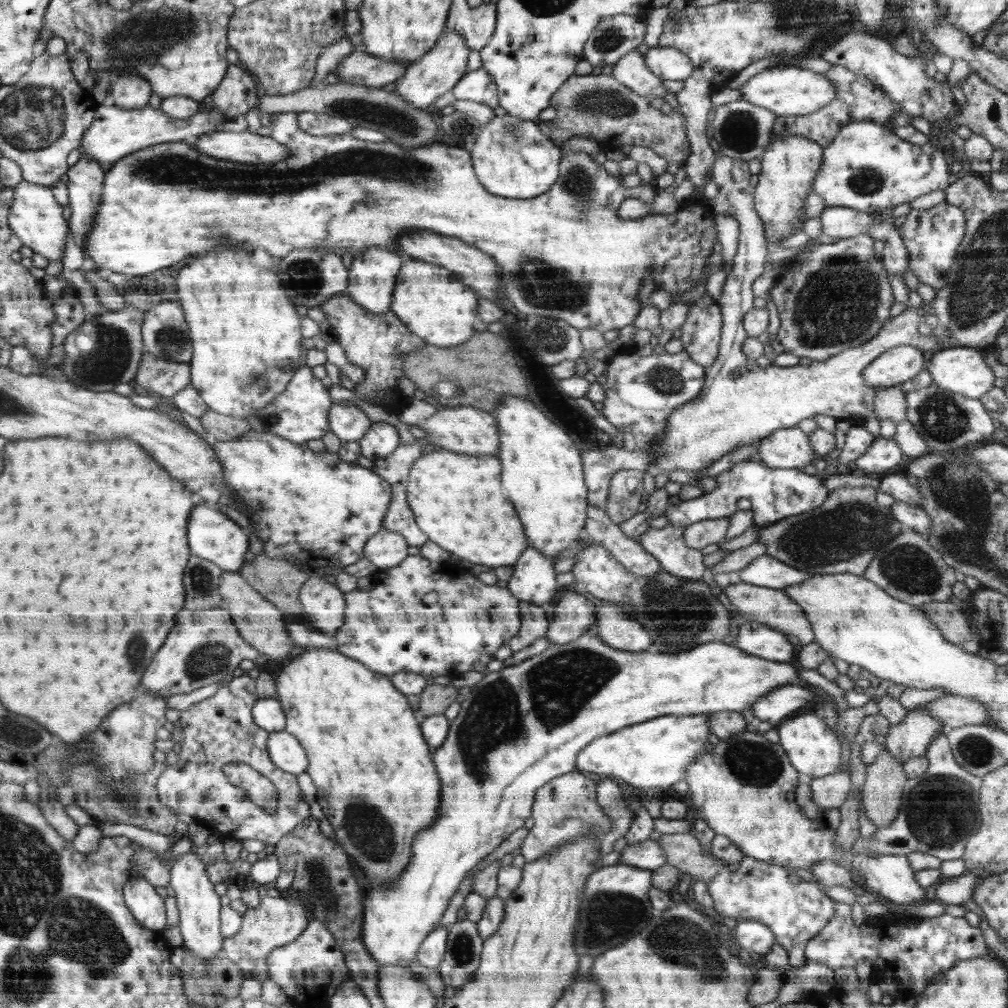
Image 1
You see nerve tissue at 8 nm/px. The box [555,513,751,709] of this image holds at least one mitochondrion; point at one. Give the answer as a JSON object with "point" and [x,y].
{"point":[684,610]}

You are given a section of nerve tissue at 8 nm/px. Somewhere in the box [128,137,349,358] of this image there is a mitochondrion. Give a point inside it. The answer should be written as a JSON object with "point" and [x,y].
{"point":[304,276]}

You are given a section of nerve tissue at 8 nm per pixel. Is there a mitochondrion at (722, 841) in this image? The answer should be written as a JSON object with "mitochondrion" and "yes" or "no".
{"mitochondrion":"no"}

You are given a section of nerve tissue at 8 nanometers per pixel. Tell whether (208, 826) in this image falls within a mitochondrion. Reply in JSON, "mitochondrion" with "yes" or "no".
{"mitochondrion":"no"}

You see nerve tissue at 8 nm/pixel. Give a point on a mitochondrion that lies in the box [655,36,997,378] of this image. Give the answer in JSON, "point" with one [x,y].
{"point":[840,300]}

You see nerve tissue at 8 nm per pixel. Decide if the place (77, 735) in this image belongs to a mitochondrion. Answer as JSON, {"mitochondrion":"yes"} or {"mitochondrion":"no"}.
{"mitochondrion":"no"}

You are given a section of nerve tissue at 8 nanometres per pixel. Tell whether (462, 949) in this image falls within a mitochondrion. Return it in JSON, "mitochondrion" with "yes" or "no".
{"mitochondrion":"yes"}

